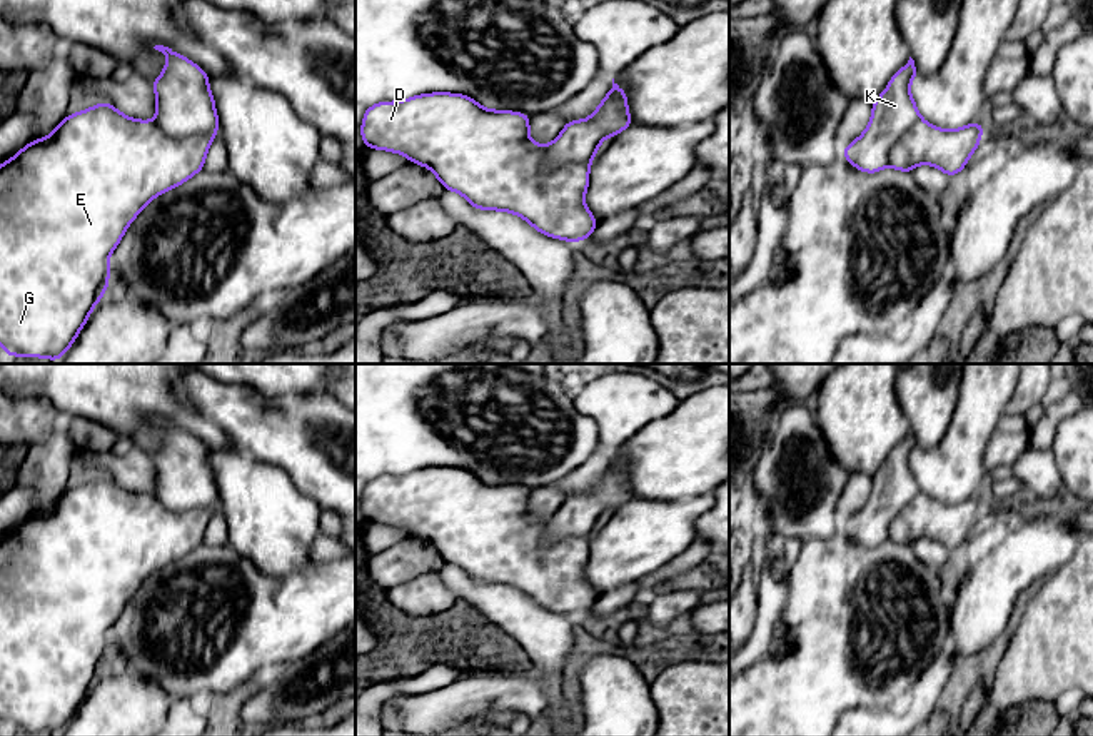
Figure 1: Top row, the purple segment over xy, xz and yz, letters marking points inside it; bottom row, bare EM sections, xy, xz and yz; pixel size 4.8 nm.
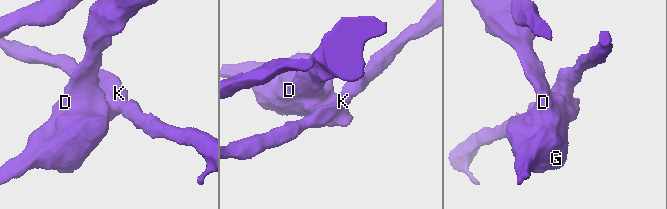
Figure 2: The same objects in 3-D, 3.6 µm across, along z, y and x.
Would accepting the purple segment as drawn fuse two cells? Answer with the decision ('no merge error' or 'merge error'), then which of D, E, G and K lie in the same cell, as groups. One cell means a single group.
merge error; groups D E G / K

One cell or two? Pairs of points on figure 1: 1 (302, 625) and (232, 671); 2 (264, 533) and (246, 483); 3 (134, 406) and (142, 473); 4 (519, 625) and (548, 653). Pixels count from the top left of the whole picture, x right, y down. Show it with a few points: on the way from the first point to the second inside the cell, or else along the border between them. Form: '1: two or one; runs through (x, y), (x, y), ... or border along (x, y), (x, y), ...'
1: one; runs through (286, 625), (279, 625), (249, 655)
2: one; runs through (264, 521), (264, 509), (252, 494)
3: two; border along (135, 444), (149, 456)
4: one; runs through (526, 631), (541, 646)

